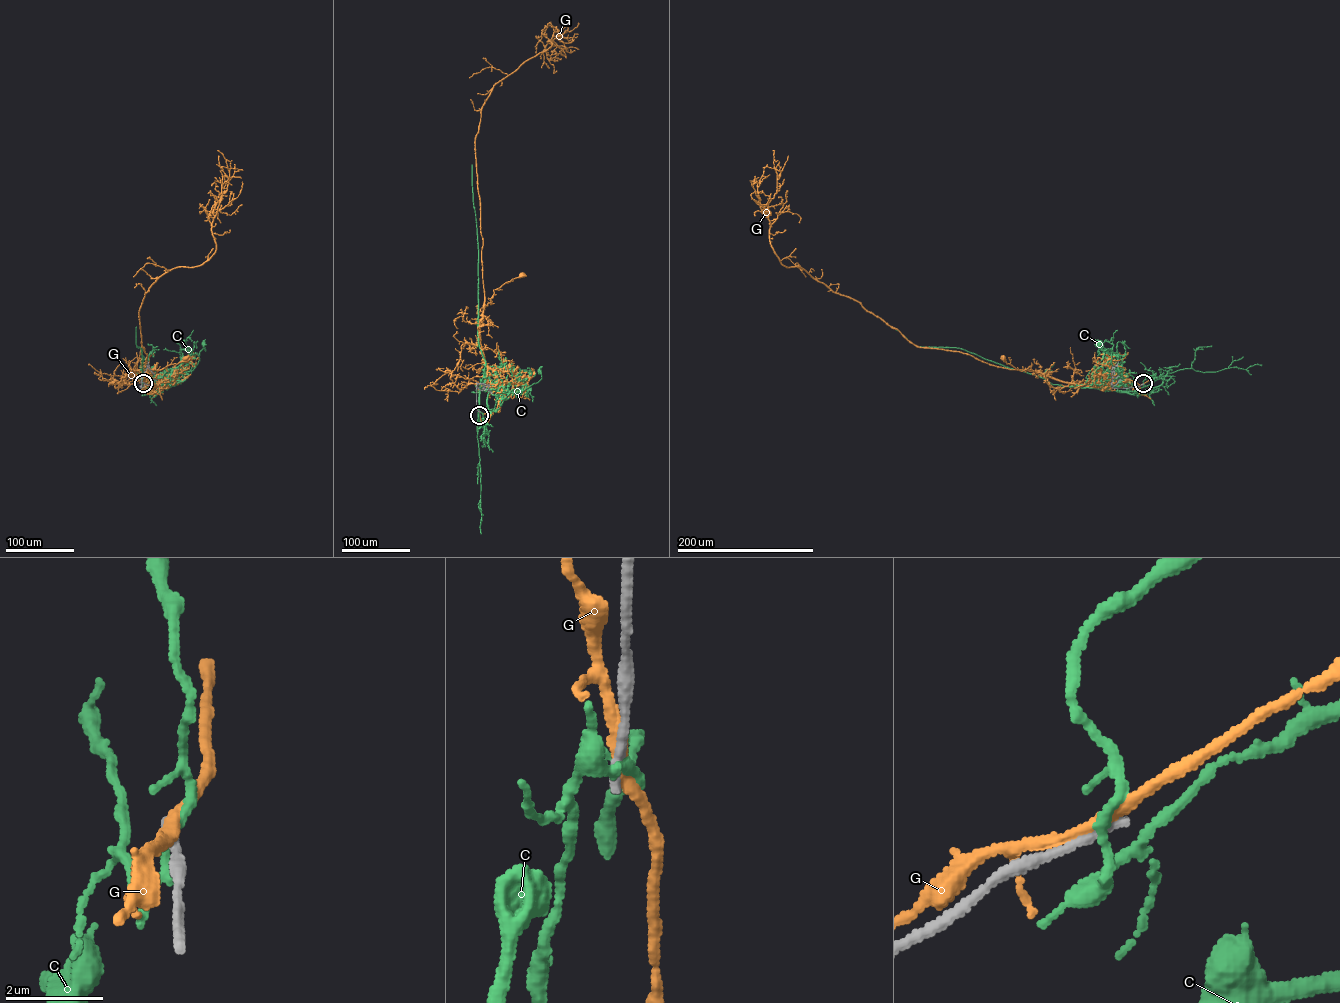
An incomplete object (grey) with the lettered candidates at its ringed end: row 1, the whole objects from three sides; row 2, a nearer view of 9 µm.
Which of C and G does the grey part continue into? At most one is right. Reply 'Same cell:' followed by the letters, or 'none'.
Same cell: none

